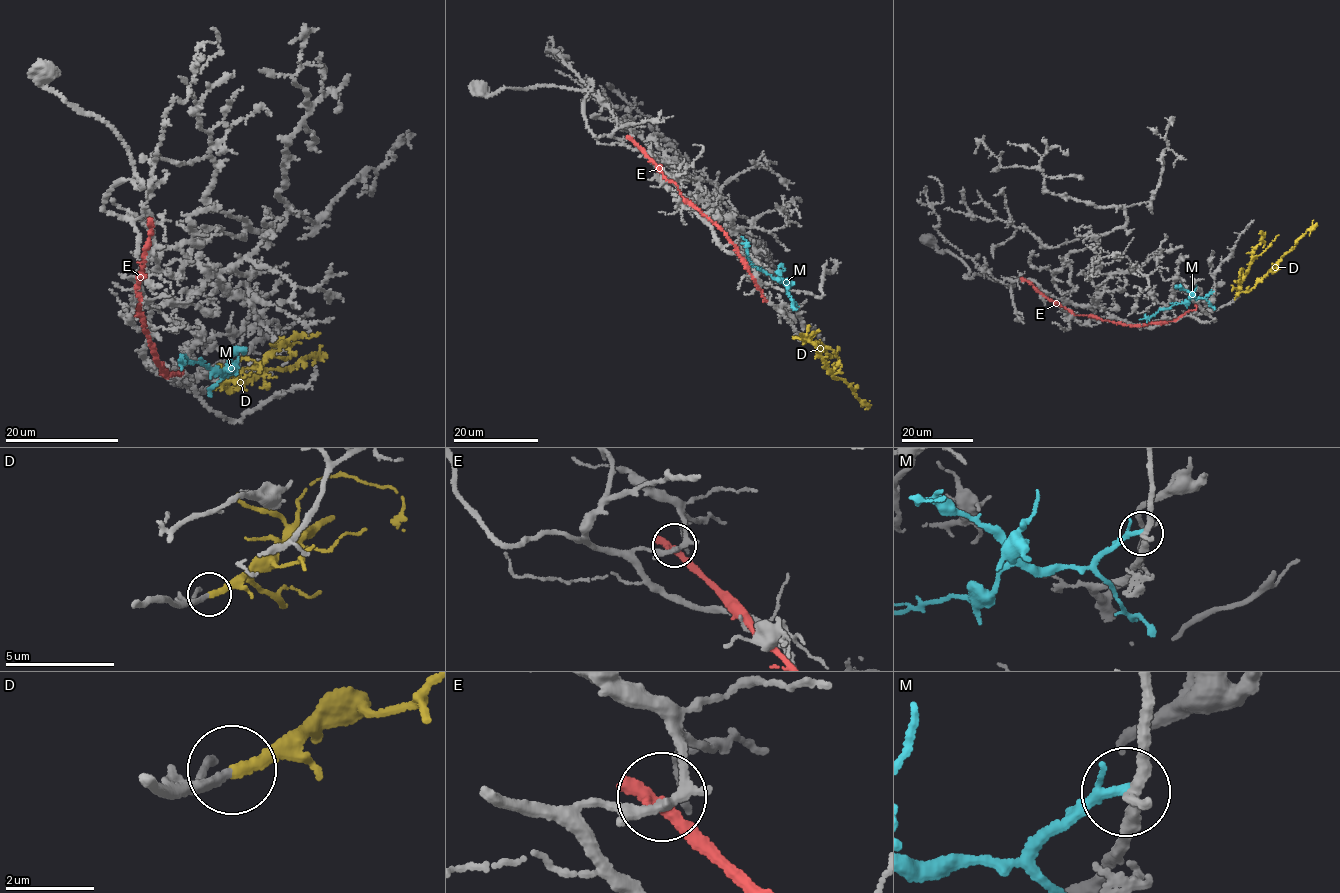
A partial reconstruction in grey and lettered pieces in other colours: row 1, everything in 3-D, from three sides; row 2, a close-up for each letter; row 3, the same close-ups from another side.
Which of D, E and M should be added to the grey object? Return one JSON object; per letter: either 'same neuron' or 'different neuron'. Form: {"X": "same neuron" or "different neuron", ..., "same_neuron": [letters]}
{"D": "same neuron", "E": "different neuron", "M": "different neuron", "same_neuron": ["D"]}

